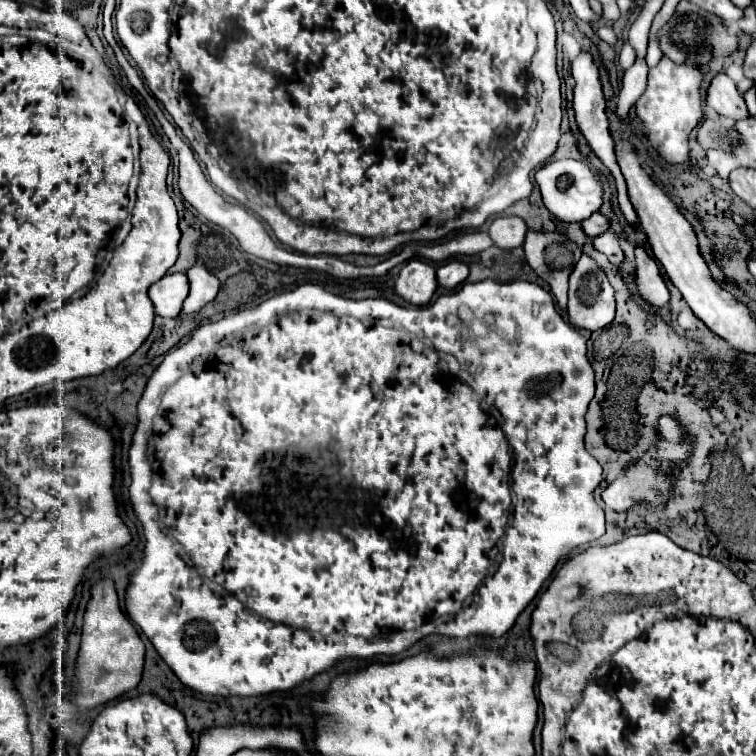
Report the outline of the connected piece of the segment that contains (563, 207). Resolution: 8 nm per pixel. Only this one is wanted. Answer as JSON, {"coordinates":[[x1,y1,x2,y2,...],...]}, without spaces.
{"coordinates":[[555,160,545,164,535,172,535,180,539,184,543,202,551,214,561,222,583,222,593,212,597,212,603,204,603,184,599,176,581,160]]}

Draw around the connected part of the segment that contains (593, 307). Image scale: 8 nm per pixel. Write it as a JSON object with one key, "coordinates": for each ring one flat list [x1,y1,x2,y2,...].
{"coordinates":[[587,254,581,256,581,260,575,264,571,278,569,278,569,306,567,306,569,322,577,328,585,330,599,330,613,322,615,318,615,290,611,282,607,280,607,274,597,266,593,258]]}

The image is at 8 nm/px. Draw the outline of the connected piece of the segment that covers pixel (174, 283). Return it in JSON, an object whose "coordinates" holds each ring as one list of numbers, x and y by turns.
{"coordinates":[[183,272,165,274,159,282,155,282,149,288,149,298,153,300,155,314,163,318,175,318,181,312,187,294,189,294,189,278]]}

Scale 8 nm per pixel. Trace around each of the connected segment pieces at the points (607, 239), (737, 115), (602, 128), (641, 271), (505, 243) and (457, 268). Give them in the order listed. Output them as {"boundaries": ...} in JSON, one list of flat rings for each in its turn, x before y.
{"boundaries":[[[605,232,605,234,597,236,597,238,593,238,593,242,595,242,595,248,609,258,611,264,621,264,623,262,625,256,623,256,623,250,619,246,619,236,617,234]],[[717,74,707,90,707,106,729,120,749,118,743,96,727,74]],[[579,52,579,56,573,60,573,78,575,78,575,98,573,98,573,108,577,114,577,124,579,130,583,132,583,136,587,138,589,146,593,148,593,152,603,160,603,164,611,170,615,182,617,182,617,192,619,192,619,206,627,218,627,222,637,222,637,216,633,212,633,206,629,202,627,196,627,188,625,188,625,180,621,170,617,168,615,162,615,150,613,150,613,138,609,134,609,122,607,122,607,114,605,114,605,96,603,96,603,88,601,88,601,80,599,80,599,66,595,64,593,56,589,52]],[[645,247,635,248,635,278,641,296,653,306,665,306,669,302,669,290,661,278,658,263,645,252]],[[519,216,495,218,489,226,489,234,499,248,517,248,523,244,527,234,527,224]],[[451,260,451,262,437,268,439,286,447,288,447,290,457,288,459,284,463,284,467,280,467,276,469,276,469,266,463,260]]]}

